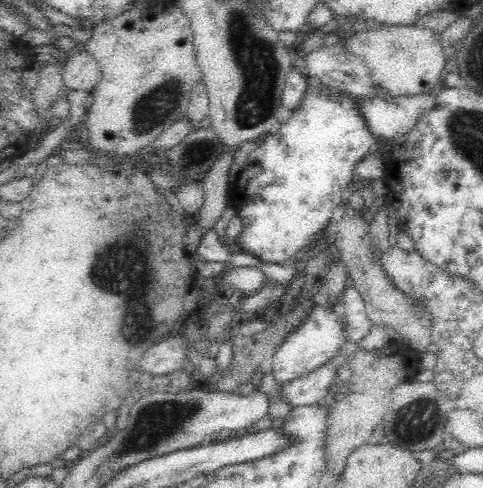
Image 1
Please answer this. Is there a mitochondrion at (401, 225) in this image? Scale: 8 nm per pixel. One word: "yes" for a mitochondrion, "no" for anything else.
no

